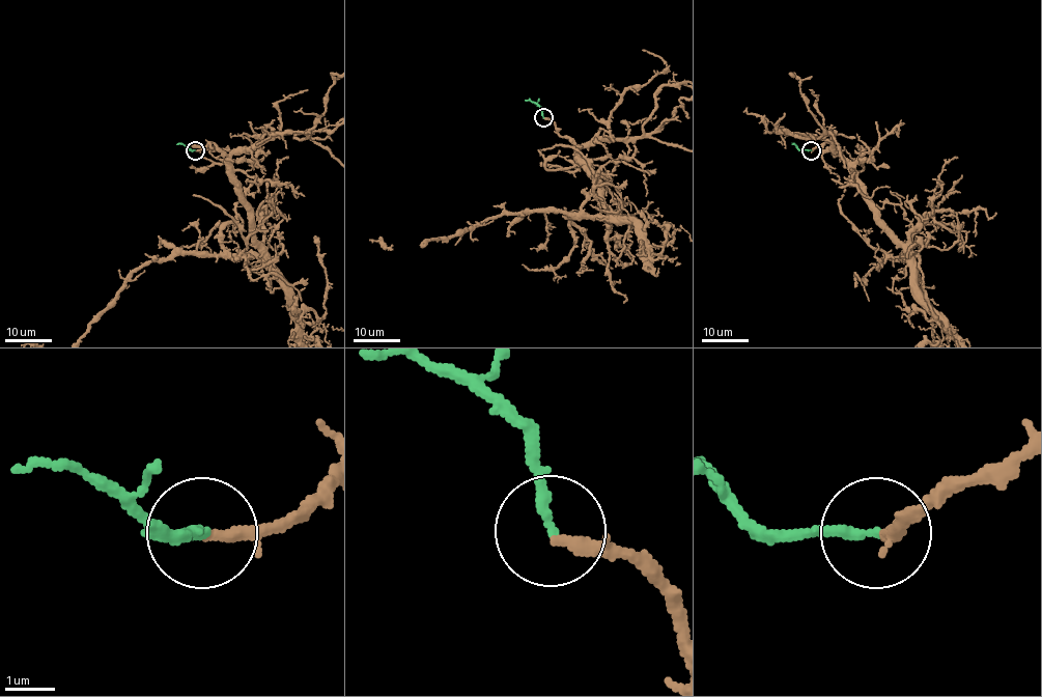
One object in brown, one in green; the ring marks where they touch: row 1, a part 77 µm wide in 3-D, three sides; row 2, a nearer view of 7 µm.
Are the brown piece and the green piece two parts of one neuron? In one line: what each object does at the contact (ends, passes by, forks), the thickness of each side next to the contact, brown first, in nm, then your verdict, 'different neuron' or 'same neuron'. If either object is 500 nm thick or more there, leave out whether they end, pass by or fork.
brown ends; green ends; calibres 260 and 200 nm; same neuron

